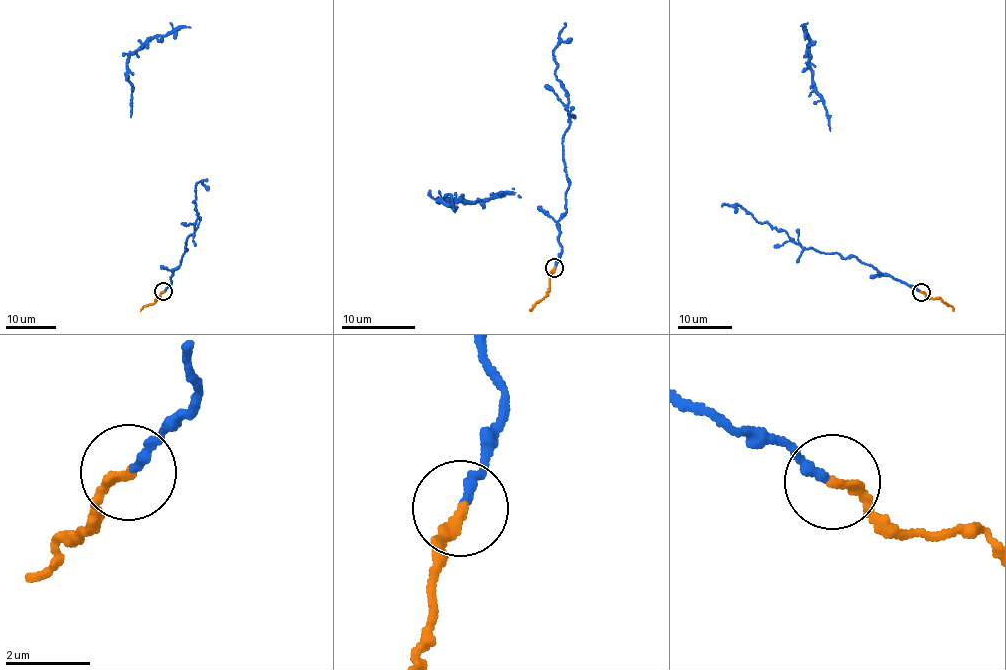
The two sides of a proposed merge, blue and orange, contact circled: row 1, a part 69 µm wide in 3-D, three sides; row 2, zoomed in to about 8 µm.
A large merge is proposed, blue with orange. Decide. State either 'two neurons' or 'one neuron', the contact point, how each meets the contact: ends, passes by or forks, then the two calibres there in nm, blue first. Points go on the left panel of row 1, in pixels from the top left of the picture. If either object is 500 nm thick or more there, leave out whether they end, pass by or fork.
one neuron; place (163, 291); blue ends; orange ends; calibres 220 and 240 nm

